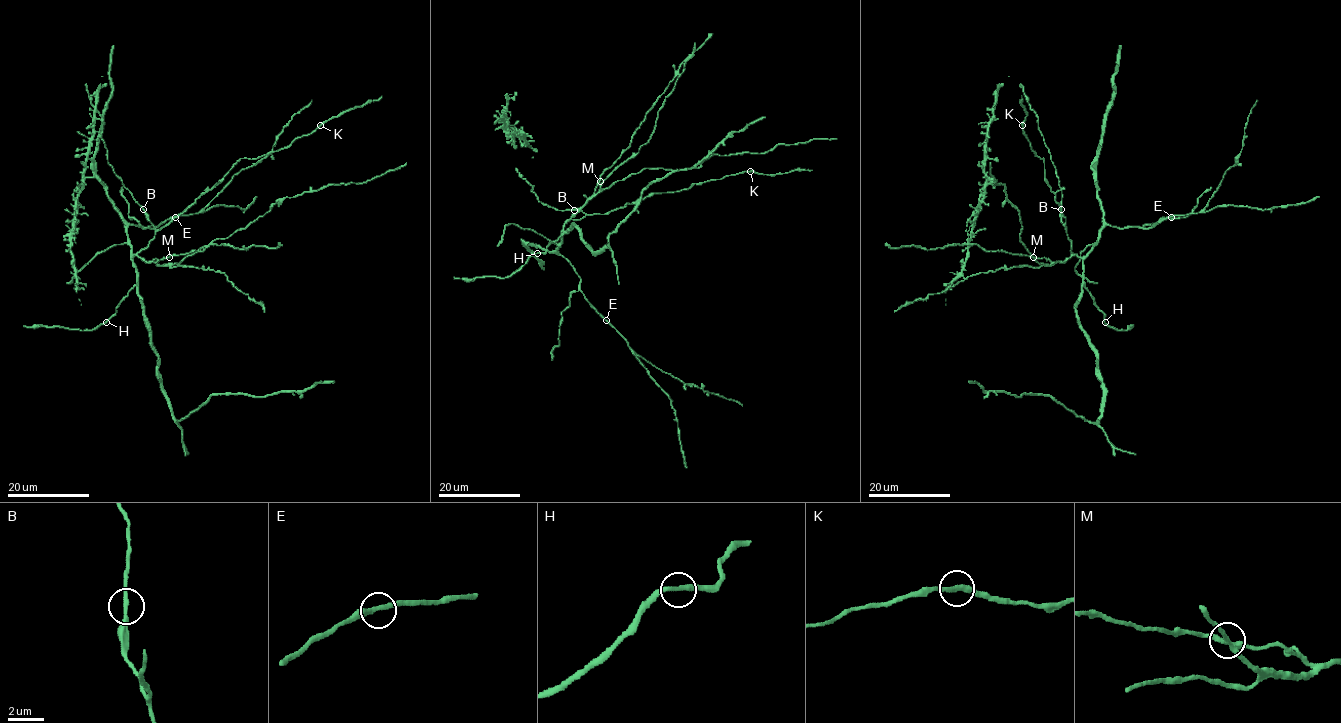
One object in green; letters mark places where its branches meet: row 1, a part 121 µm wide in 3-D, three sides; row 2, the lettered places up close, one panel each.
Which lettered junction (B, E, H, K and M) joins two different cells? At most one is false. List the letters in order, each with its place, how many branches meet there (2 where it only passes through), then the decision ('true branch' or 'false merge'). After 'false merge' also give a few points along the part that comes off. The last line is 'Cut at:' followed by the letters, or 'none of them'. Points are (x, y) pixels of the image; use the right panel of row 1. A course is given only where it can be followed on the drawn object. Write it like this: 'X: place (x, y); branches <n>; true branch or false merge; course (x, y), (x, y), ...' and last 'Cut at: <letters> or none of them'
B: place (1061, 209); branches 2; true branch
E: place (1171, 217); branches 2; true branch
H: place (1105, 322); branches 2; true branch
K: place (1022, 125); branches 2; true branch
M: place (1033, 257); branches 2; true branch
Cut at: none of them

